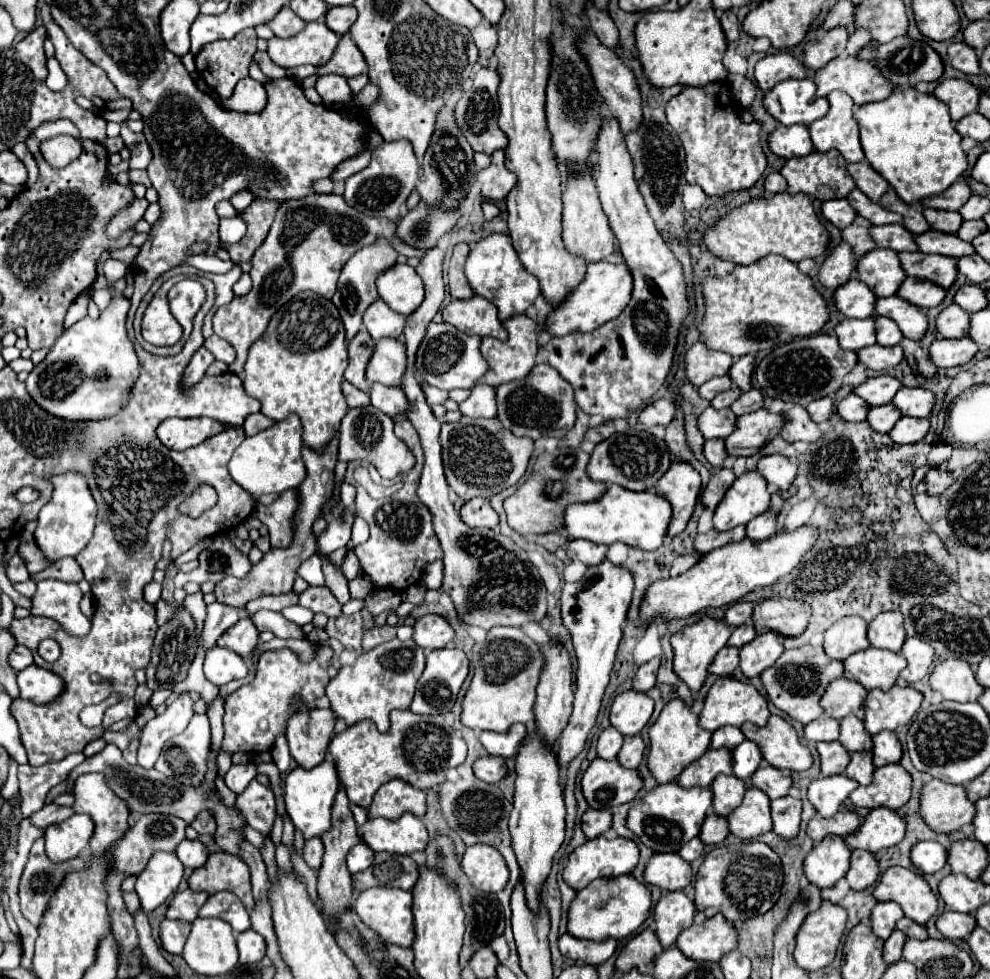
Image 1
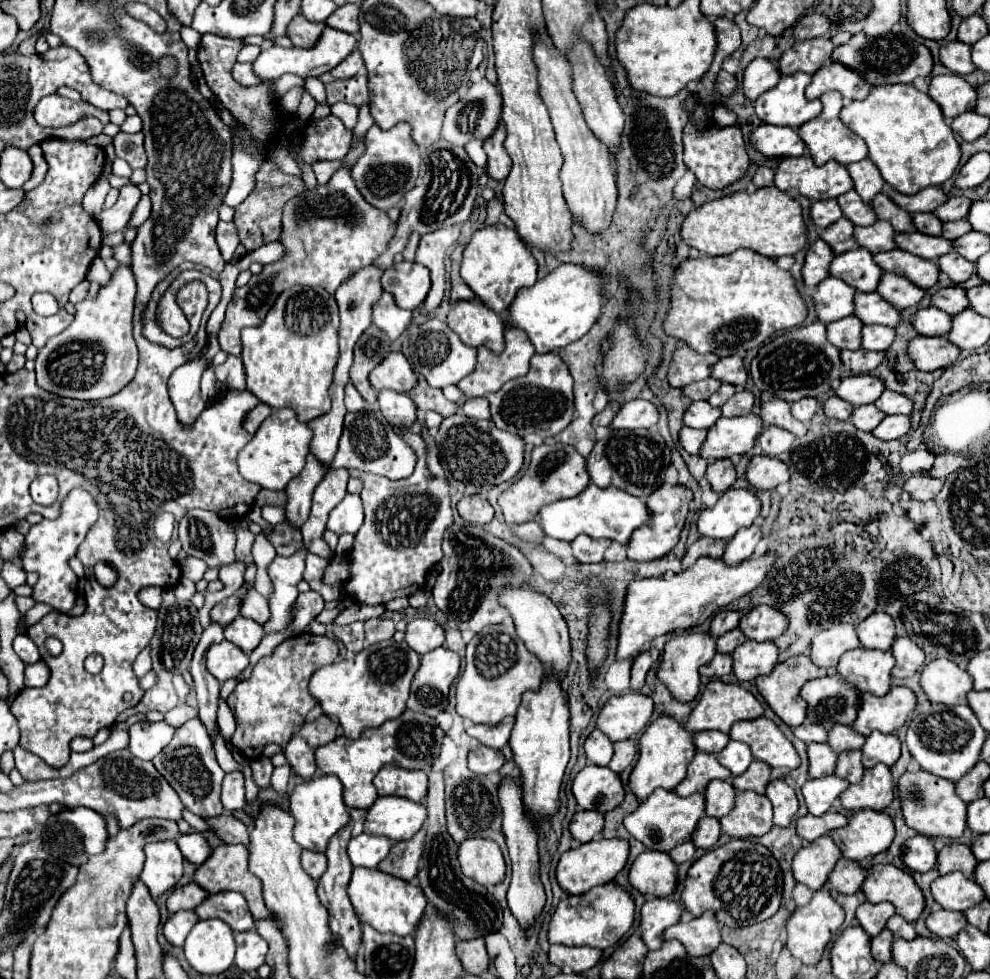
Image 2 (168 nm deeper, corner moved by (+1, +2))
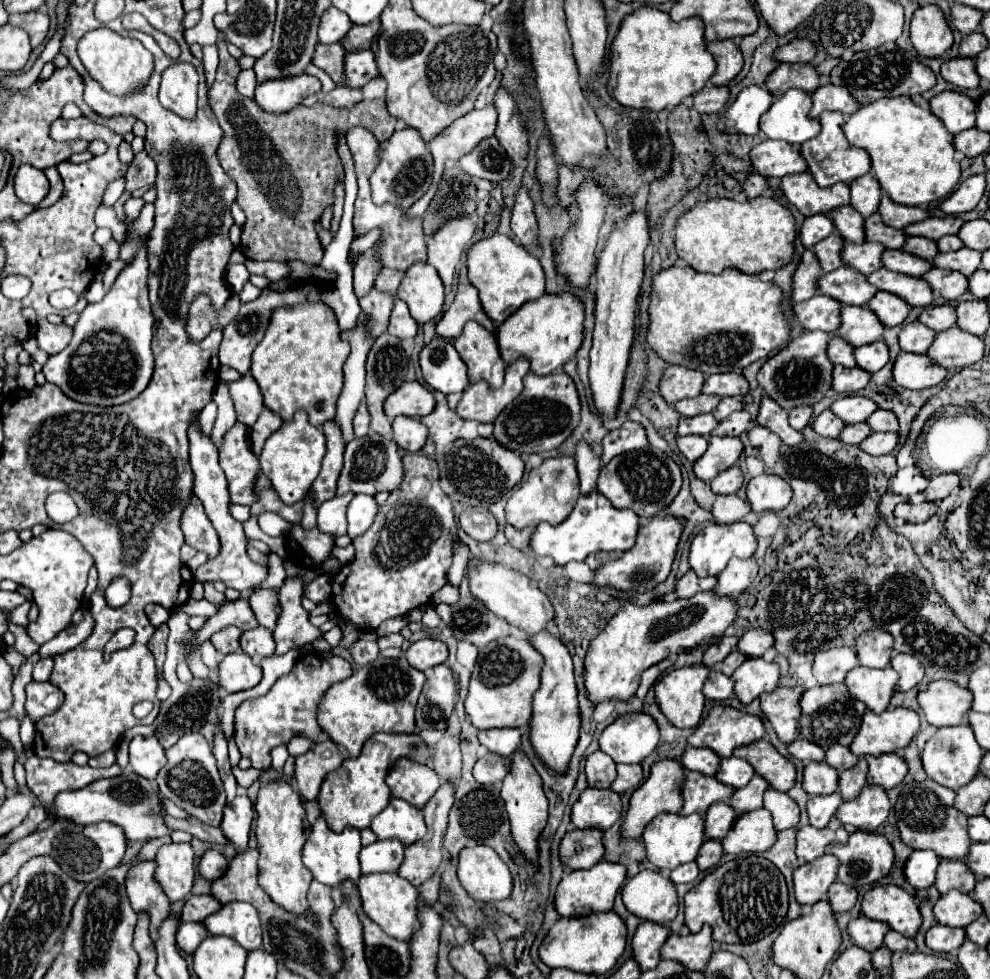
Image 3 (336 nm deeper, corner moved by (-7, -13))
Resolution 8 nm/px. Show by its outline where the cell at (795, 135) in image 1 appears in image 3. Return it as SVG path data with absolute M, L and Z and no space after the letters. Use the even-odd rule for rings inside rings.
M764 140L750 152L752 166L758 174L770 178L782 178L788 174L806 172L808 164L800 156L800 150L788 142L782 140Z

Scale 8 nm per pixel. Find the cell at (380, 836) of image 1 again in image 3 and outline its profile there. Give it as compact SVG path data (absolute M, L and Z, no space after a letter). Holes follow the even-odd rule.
M398 798L390 800L386 810L372 820L370 828L378 840L400 840L404 846L422 840L426 834L422 810Z

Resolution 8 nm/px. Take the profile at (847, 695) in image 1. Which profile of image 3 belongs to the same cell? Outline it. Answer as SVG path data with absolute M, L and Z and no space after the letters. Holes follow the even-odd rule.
M832 684L806 690L800 698L800 706L802 706L802 720L800 720L802 736L818 746L830 746L830 744L850 746L860 730L862 716L866 712L866 706L860 700L854 700L840 692L832 694Z

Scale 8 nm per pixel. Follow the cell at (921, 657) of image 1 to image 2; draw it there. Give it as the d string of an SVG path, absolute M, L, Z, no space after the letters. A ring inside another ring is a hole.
M898 637L892 647L890 647L896 665L892 669L894 677L912 677L916 671L922 669L924 665L924 653L922 649L918 649L918 645L914 645L914 641L910 641L908 637Z

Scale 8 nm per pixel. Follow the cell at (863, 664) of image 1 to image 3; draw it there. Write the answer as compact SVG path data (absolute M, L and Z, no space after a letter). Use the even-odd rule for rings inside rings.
M856 666L846 674L844 684L856 700L862 700L868 706L868 710L880 714L888 708L890 698L896 692L898 672L890 666L884 670Z

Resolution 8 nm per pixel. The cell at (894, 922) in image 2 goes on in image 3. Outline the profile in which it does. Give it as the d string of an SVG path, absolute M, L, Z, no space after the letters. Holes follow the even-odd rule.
M890 930L886 936L884 936L884 946L888 946L892 952L900 952L900 950L906 950L906 952L916 952L916 942L912 938L906 938L894 930Z

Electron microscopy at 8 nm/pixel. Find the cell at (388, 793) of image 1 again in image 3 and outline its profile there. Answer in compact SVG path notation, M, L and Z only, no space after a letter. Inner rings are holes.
M398 760L398 764L388 772L386 784L392 796L398 796L416 808L424 808L426 802L440 788L440 778L436 772L424 764L414 764L412 760Z

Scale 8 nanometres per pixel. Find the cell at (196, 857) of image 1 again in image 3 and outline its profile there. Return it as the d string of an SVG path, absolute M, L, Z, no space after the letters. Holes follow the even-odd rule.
M206 850L204 856L198 862L198 872L206 880L216 880L220 878L228 868L228 860L218 852L218 850Z

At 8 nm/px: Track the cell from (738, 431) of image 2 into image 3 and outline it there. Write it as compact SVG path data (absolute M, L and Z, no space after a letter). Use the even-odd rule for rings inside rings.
M712 436L706 454L694 462L694 472L700 480L712 480L722 470L734 466L742 452L744 452L744 444L740 438Z

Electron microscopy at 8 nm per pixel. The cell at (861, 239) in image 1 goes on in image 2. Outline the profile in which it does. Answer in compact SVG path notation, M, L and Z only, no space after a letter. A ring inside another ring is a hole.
M842 217L840 221L828 225L828 227L820 233L820 237L830 245L830 249L832 249L834 253L840 255L840 253L844 253L844 251L850 251L850 249L856 249L856 247L858 247L856 241L854 241L854 237L852 237L852 227L854 227L854 225L850 225L850 221L846 221L846 217Z

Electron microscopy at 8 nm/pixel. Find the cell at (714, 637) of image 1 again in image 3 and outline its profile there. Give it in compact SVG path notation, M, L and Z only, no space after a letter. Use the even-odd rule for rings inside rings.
M704 664L684 666L668 672L654 686L656 700L666 718L678 728L696 728L704 712L702 686L710 674Z

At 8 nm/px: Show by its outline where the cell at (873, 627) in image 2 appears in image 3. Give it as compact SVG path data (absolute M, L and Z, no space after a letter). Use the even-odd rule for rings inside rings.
M886 630L862 632L856 640L856 654L862 666L886 668L894 656L894 638Z

